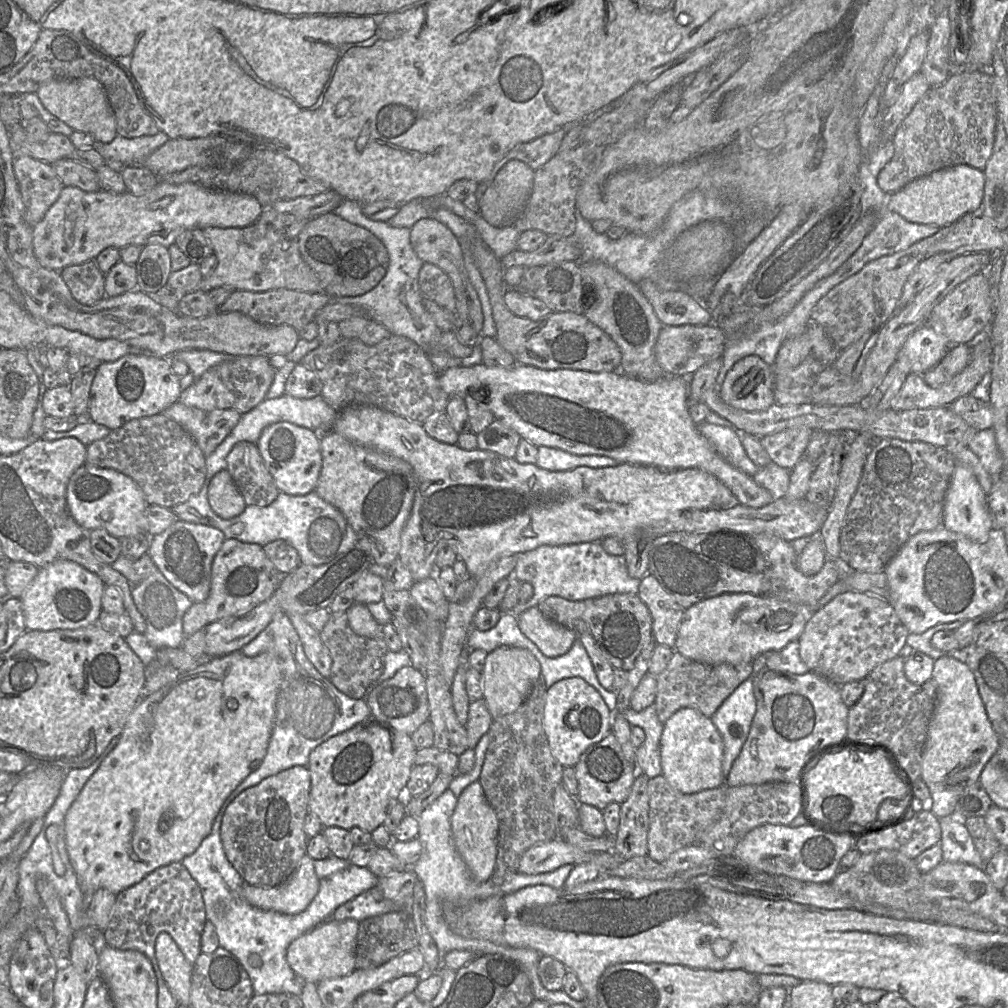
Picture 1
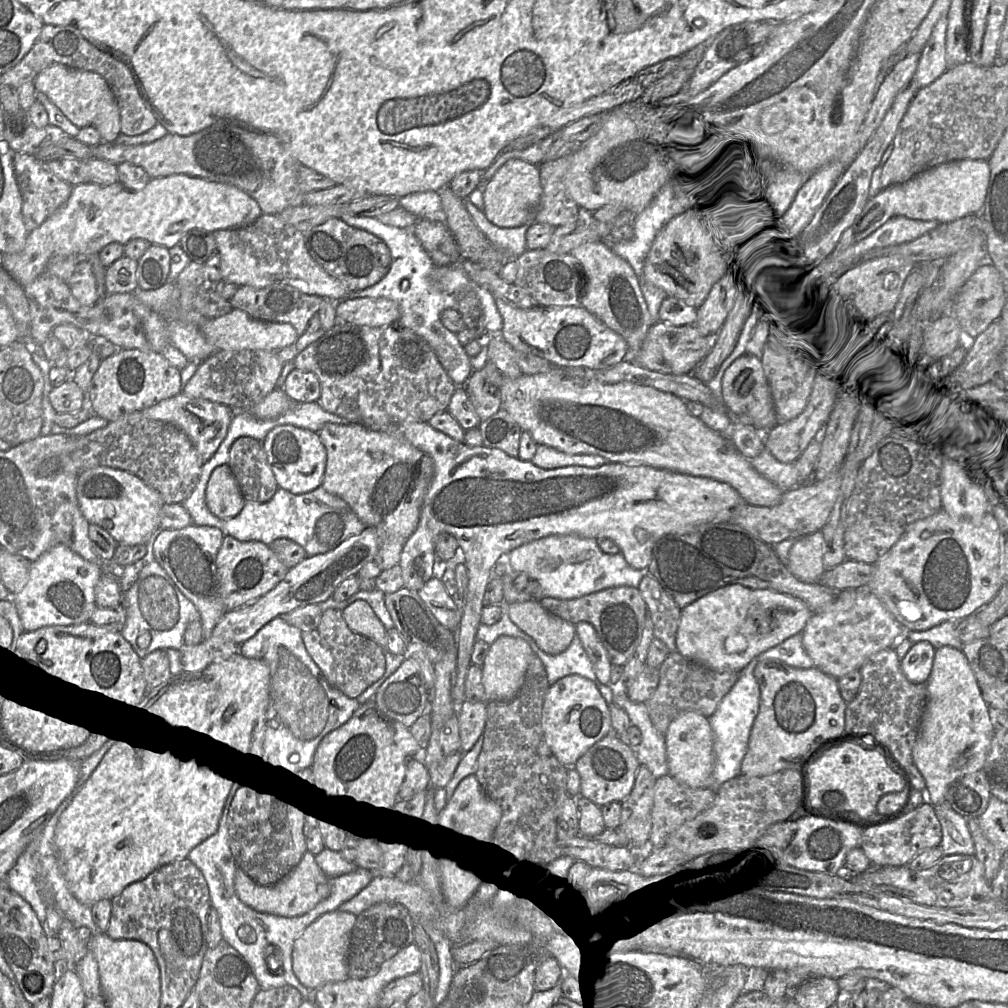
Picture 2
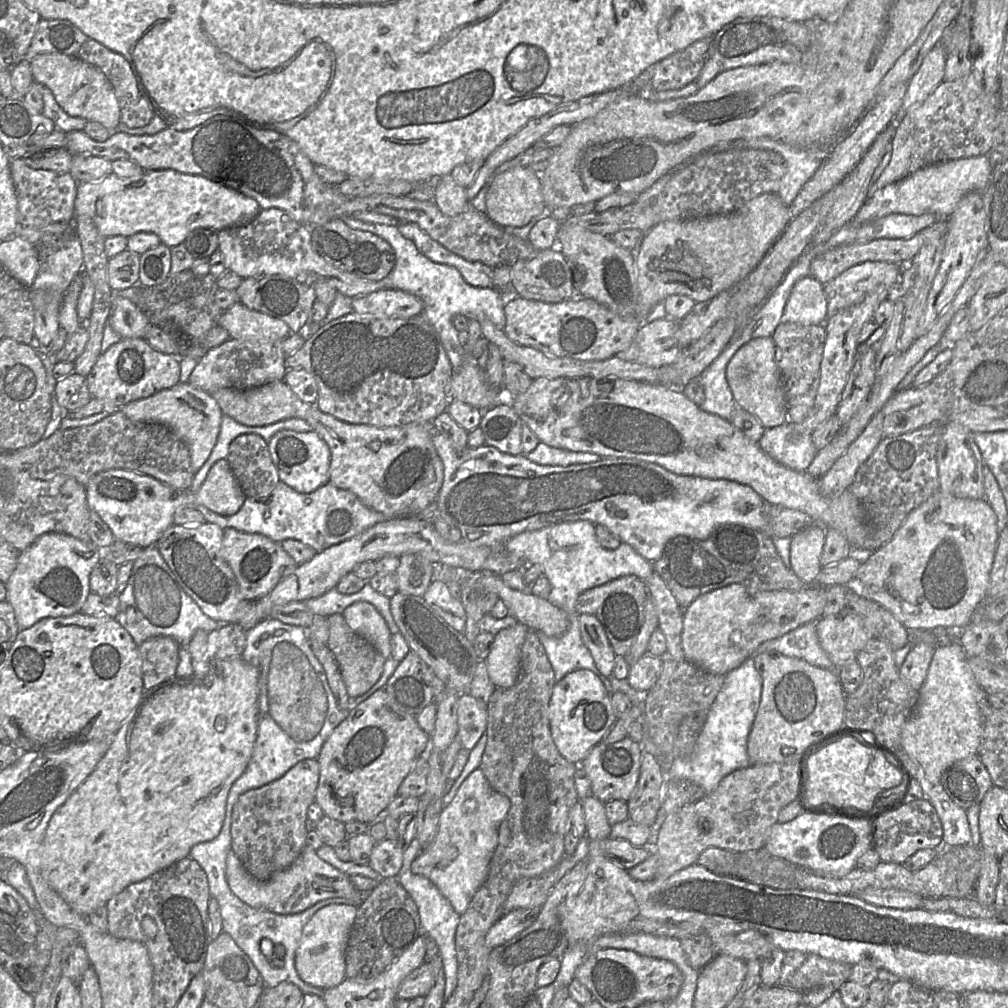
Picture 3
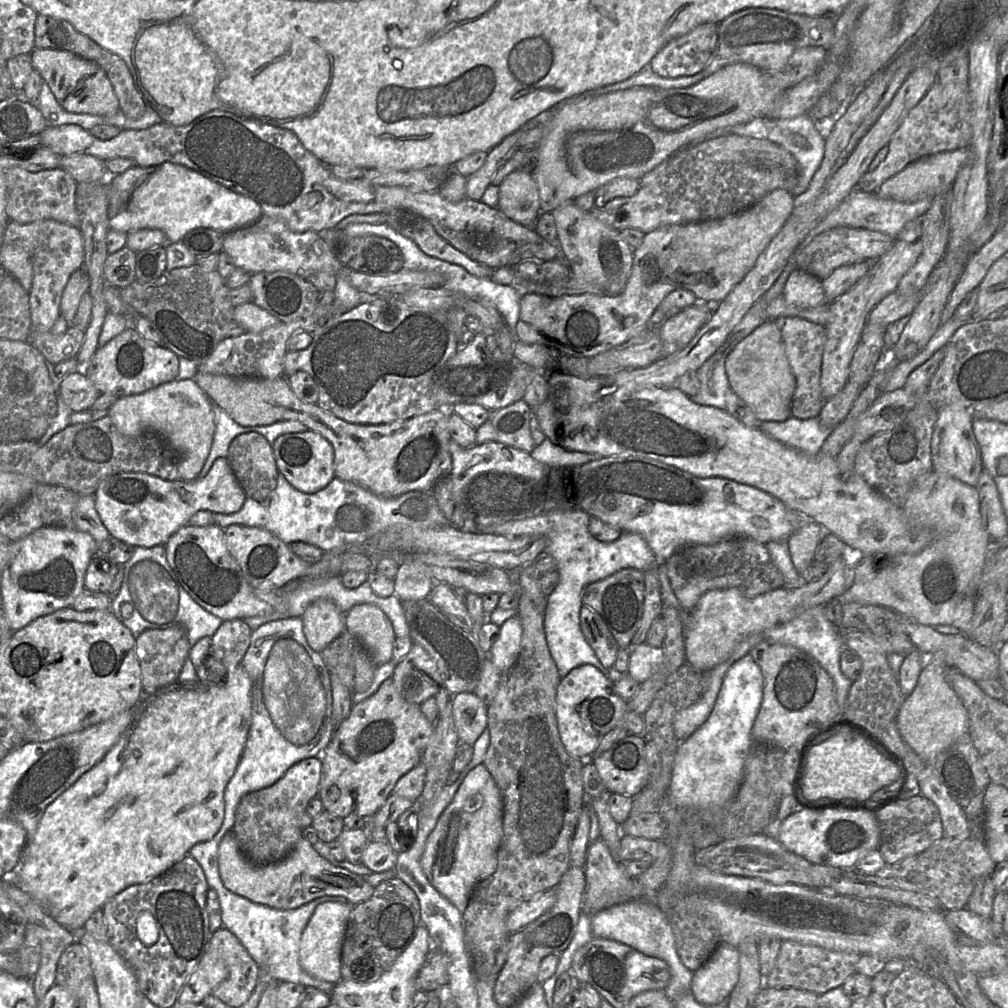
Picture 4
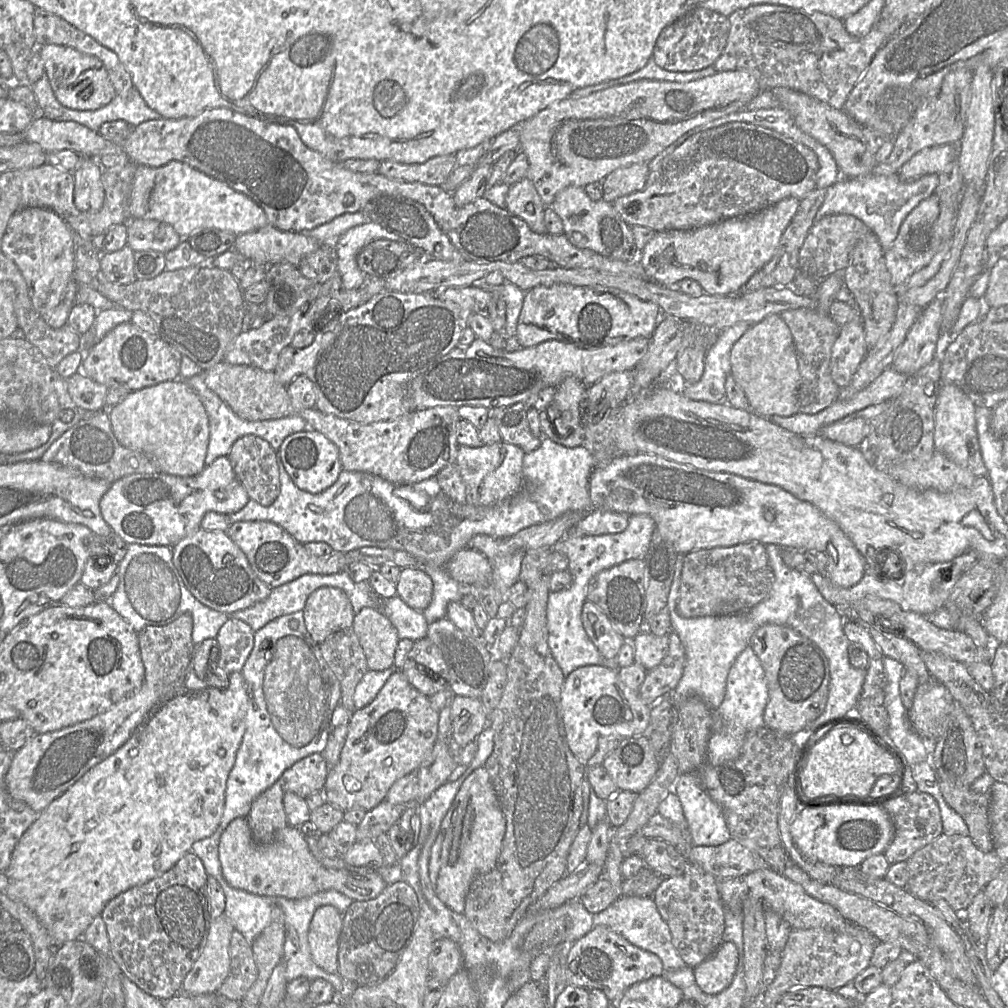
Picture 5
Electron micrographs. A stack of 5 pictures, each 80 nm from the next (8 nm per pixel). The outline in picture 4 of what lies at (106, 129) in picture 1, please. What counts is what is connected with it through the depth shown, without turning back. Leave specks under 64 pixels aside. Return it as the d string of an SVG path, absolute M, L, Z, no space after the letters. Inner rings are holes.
M34 48L30 56L33 69L40 73L66 111L101 116L114 114L120 109L111 82L97 63L69 51L46 48Z

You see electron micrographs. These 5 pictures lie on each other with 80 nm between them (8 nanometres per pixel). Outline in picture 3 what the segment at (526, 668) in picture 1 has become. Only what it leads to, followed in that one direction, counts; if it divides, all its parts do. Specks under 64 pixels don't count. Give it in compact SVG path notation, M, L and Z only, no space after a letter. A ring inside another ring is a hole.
M517 622L500 630L492 643L485 662L489 678L495 687L510 688L519 678L521 648L528 629Z

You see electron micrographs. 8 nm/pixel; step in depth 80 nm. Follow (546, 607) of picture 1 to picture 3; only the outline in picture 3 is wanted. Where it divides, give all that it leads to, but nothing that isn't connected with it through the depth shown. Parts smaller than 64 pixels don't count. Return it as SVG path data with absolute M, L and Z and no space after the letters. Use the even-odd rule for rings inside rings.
M627 575L582 592L575 602L575 610L578 615L595 616L603 626L614 654L625 656L633 645L643 622L646 596L645 581L633 575Z

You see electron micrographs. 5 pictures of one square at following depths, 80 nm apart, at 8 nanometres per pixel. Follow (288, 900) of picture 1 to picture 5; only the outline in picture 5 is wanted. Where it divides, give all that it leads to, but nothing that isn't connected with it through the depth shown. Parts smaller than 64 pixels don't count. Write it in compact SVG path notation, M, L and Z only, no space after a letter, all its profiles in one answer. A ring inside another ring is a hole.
M239 817L230 822L220 837L219 861L222 875L233 888L259 896L284 897L287 899L302 899L316 893L336 890L351 898L353 901L366 901L376 898L388 885L377 870L357 874L348 869L326 868L311 854L305 835L299 828L286 826L276 833L275 839L269 844L258 844L253 839L246 817Z

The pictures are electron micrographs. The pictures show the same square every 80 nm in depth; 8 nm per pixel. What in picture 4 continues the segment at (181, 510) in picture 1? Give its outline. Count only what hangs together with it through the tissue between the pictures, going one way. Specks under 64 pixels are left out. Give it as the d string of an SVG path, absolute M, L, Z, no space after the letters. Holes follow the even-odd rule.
M278 473L277 485L271 493L268 506L263 506L256 500L246 497L239 511L232 514L212 513L212 517L214 523L223 529L232 524L263 528L287 544L301 541L317 546L324 552L364 544L393 525L407 525L422 529L439 529L451 526L437 504L433 495L433 487L430 491L410 491L398 497L388 498L378 496L356 483L335 477L322 490L316 493L303 493L295 489L280 473Z

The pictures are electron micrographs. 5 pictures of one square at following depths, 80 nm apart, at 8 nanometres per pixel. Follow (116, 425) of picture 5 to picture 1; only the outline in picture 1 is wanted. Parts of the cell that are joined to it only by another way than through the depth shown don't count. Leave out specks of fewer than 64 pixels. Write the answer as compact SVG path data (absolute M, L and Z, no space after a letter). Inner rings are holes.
M179 401L167 407L162 414L189 433L205 457L229 435L241 418L236 410L205 411L185 406Z

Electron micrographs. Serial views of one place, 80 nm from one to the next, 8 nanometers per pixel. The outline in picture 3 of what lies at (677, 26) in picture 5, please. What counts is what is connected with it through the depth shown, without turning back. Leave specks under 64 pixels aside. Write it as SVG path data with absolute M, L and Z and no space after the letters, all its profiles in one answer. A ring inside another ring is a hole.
M700 39L647 68L652 69L651 89L679 89L695 81L703 68L710 39Z

